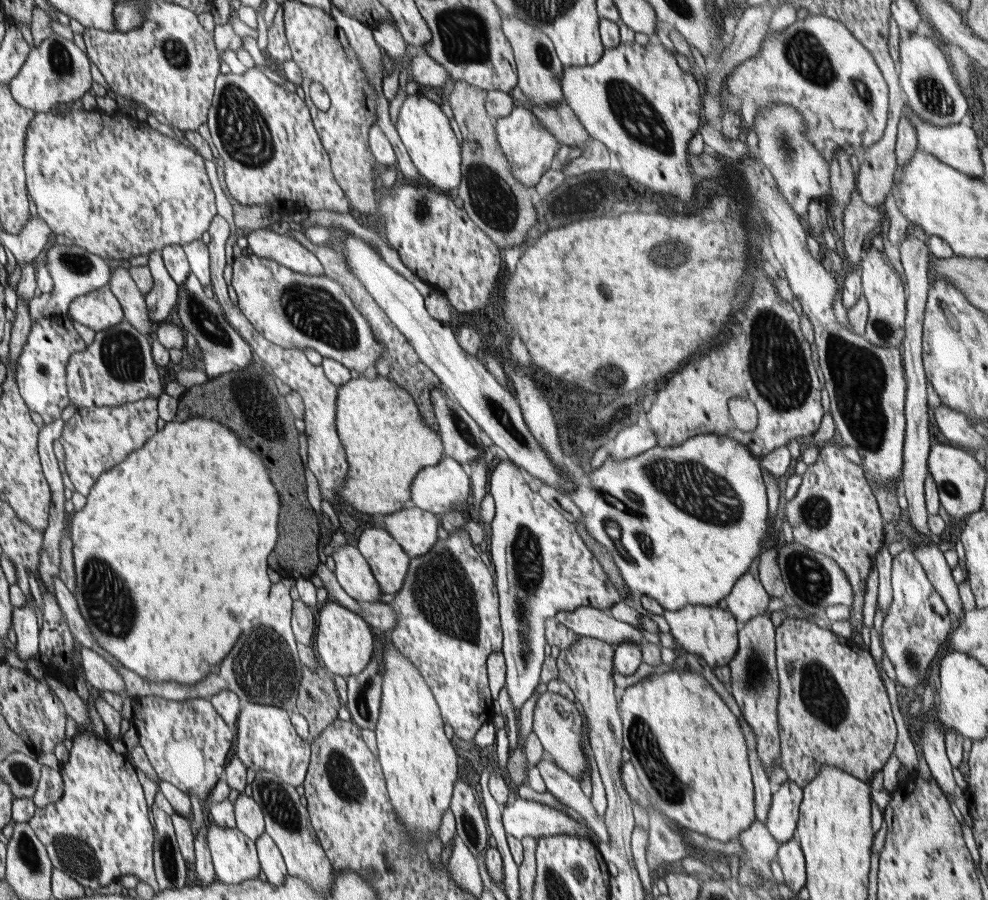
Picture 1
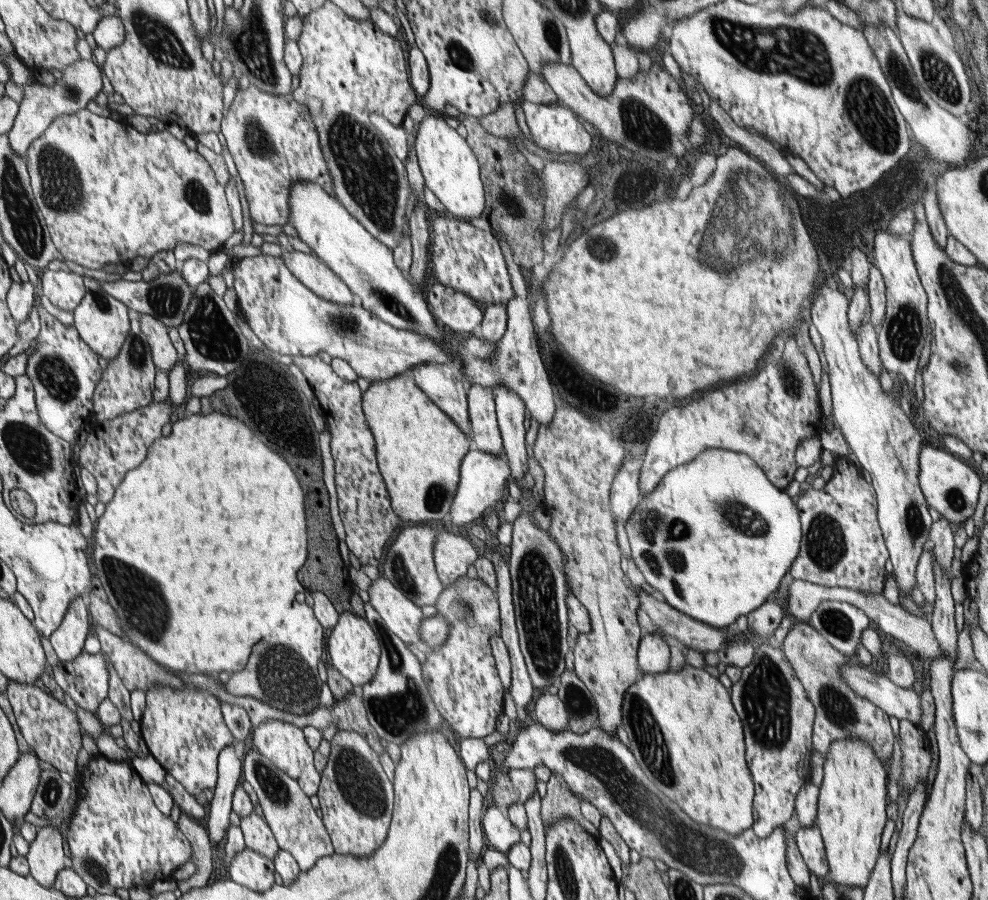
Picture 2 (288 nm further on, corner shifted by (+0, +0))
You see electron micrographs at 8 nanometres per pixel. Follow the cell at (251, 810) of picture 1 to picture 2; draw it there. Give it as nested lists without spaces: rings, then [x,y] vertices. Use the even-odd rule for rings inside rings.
[[[253,810],[245,818],[239,818],[237,826],[243,832],[243,840],[245,840],[247,848],[251,848],[251,850],[255,850],[267,858],[273,858],[279,852],[279,846],[275,842],[271,828],[263,822],[263,818],[257,810]]]

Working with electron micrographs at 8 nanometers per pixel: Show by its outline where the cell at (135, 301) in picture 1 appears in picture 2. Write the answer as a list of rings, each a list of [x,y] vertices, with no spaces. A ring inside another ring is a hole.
[[[145,312],[135,314],[135,318],[137,318],[137,326],[139,326],[141,334],[147,340],[147,346],[151,348],[151,352],[155,356],[155,366],[169,372],[175,366],[177,354],[175,354],[169,338],[167,338],[165,326],[157,318],[153,318],[153,316],[145,314]]]

